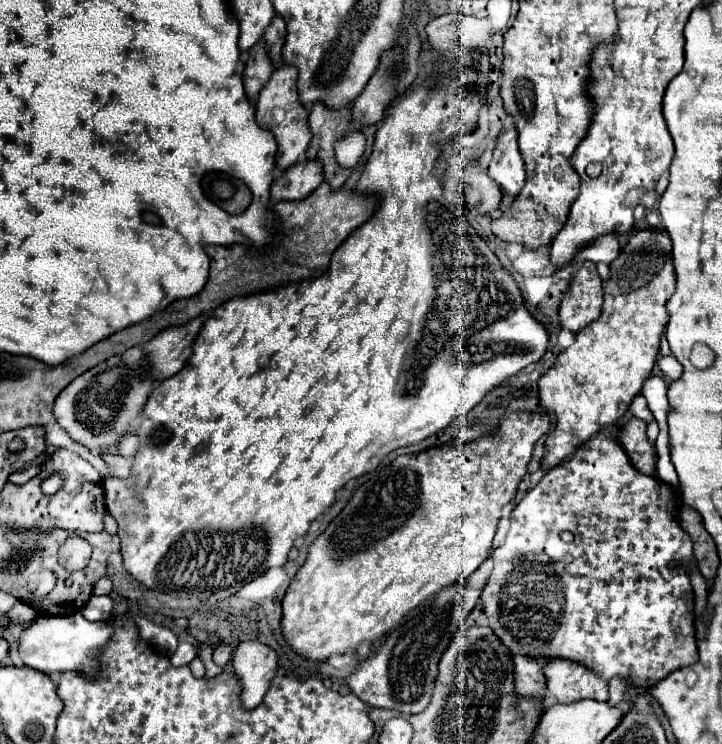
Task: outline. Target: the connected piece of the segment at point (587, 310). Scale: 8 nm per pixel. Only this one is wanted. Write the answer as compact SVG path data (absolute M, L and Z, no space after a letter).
M582 262L582 266L574 272L572 286L560 304L560 324L570 332L580 332L586 324L594 322L602 310L602 280L596 272L594 262Z

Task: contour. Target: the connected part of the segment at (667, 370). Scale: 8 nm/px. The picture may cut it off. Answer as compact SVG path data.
M670 354L670 356L662 356L660 360L658 360L658 366L660 366L660 370L662 370L662 374L668 378L668 380L678 380L680 376L682 376L682 364Z

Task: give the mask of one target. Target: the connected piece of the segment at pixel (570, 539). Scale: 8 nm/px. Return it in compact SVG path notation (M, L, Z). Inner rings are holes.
M620 426L604 428L600 434L590 438L584 446L580 446L568 460L564 460L564 464L546 472L542 476L542 480L532 490L528 490L524 494L524 498L516 504L516 508L512 510L512 516L510 516L510 530L506 534L506 540L502 542L502 546L498 546L492 552L494 570L492 570L488 584L484 586L484 592L482 592L482 604L484 604L482 610L488 618L488 626L492 628L492 632L512 652L510 656L514 662L514 688L516 688L516 696L520 696L524 700L538 700L538 702L546 700L544 666L556 656L590 668L596 676L600 676L606 682L620 676L626 684L630 684L634 688L642 688L642 690L648 690L650 686L654 686L662 678L666 678L670 672L690 666L698 660L696 628L694 628L694 592L692 592L692 584L690 584L690 572L686 568L686 564L696 564L696 560L694 560L692 540L682 530L680 520L678 520L680 508L682 508L680 506L682 496L676 488L666 484L664 480L658 480L654 476L646 476L630 464L626 450L622 448L620 440L616 438L618 430L620 430Z

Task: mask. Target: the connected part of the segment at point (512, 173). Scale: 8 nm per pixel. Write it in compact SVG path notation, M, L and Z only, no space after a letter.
M514 126L500 134L488 172L504 192L516 196L522 190L526 182L526 168L518 150L518 132Z

